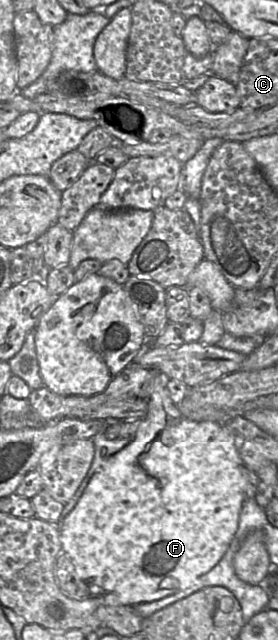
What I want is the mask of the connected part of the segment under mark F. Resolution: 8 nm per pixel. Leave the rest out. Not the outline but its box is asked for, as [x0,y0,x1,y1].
[59,374,244,606]

